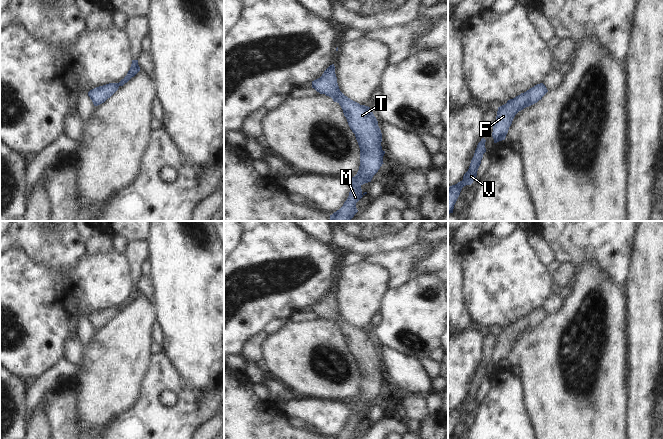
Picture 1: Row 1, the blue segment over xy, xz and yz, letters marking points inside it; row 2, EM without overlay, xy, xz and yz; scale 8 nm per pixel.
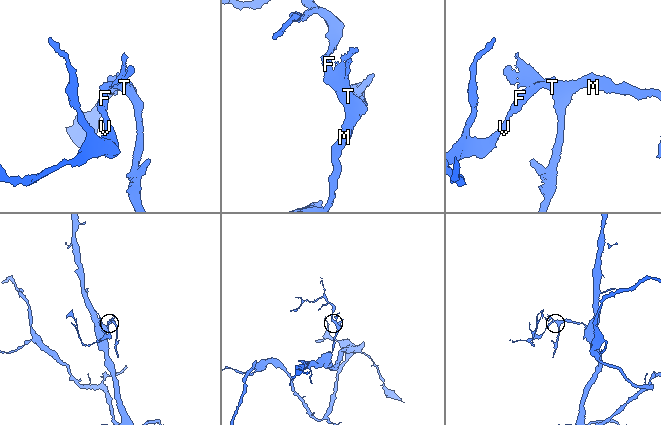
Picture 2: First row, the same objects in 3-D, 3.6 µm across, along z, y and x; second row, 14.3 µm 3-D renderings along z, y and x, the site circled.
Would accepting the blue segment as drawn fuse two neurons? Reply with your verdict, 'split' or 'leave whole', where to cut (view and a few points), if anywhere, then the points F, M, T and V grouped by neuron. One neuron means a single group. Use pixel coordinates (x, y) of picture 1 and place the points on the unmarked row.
leave whole | no cut | F M T V

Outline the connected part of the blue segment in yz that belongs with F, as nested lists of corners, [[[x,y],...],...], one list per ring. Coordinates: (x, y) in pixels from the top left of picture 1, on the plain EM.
[[[540,307],[498,331],[492,356],[494,367],[505,364],[509,351],[519,335],[537,327],[547,316],[546,310]]]

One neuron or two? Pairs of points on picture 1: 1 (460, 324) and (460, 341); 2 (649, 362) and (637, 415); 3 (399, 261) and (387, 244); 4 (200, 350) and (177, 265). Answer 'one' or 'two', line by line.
1: two
2: one
3: two
4: one

